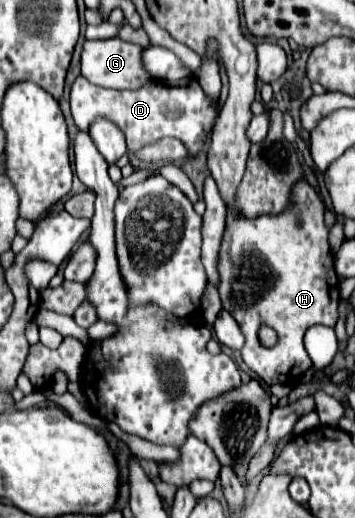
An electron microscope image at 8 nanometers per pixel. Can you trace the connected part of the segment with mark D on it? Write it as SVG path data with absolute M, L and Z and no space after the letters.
M79 76L71 88L71 112L81 130L89 130L95 118L117 122L131 152L141 150L163 136L171 136L179 138L193 158L203 150L207 134L215 124L217 100L209 98L195 78L181 78L175 82L153 80L139 90L113 90L95 86L87 78Z

